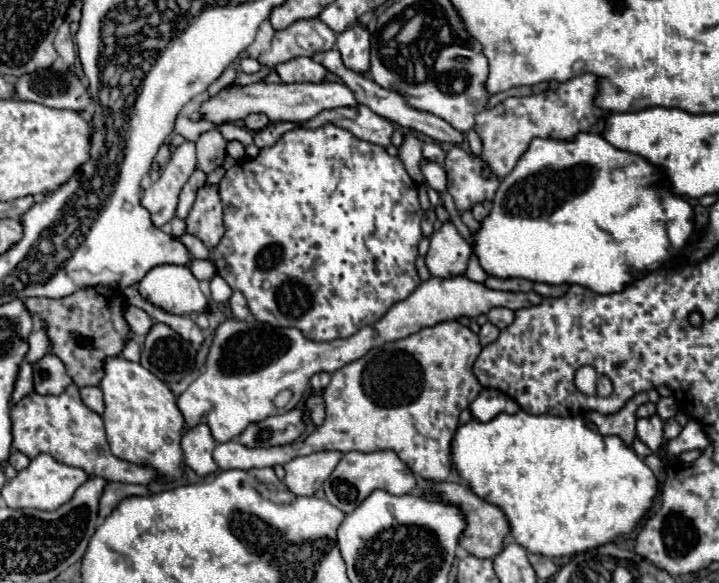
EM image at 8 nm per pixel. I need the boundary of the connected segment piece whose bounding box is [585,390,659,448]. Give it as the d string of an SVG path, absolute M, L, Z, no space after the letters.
M647 390L647 392L641 392L637 396L633 396L617 414L599 414L599 412L589 412L585 418L589 422L593 422L599 430L601 436L619 436L623 440L625 446L631 448L633 444L633 436L635 436L635 412L641 404L647 404L647 402L657 402L659 400L659 394L657 390Z

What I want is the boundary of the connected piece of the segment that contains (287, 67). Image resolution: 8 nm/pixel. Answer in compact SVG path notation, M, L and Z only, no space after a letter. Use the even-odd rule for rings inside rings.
M297 58L285 64L279 64L275 72L281 76L281 82L323 82L327 68L311 58Z

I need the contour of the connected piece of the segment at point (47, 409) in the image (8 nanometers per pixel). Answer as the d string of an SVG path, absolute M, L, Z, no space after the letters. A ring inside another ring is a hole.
M71 384L59 396L41 396L37 392L25 396L19 404L11 406L13 422L13 448L23 452L29 458L35 458L41 452L51 454L55 460L85 470L89 476L103 476L109 482L125 484L143 484L157 480L159 474L151 466L133 464L121 458L115 458L109 450L103 420L97 412L89 410L79 396L79 388Z

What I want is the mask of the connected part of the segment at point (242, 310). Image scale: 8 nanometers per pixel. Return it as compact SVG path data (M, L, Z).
M233 292L233 296L229 298L229 306L231 306L235 318L245 320L249 316L249 306L247 306L247 300L241 292Z

